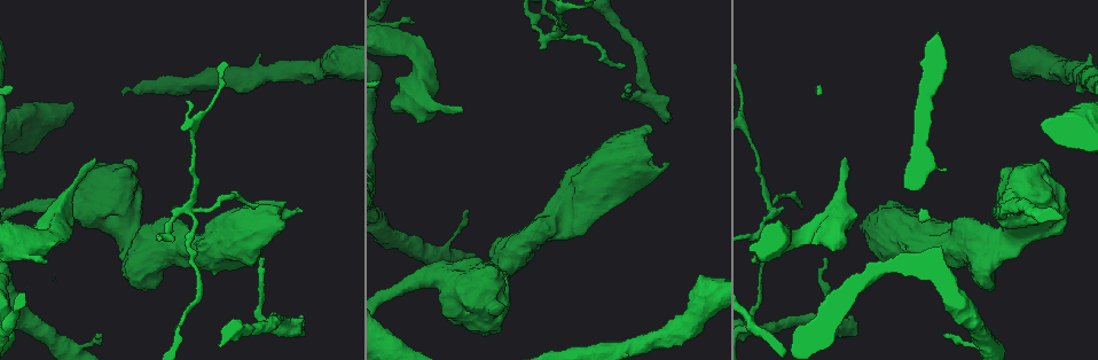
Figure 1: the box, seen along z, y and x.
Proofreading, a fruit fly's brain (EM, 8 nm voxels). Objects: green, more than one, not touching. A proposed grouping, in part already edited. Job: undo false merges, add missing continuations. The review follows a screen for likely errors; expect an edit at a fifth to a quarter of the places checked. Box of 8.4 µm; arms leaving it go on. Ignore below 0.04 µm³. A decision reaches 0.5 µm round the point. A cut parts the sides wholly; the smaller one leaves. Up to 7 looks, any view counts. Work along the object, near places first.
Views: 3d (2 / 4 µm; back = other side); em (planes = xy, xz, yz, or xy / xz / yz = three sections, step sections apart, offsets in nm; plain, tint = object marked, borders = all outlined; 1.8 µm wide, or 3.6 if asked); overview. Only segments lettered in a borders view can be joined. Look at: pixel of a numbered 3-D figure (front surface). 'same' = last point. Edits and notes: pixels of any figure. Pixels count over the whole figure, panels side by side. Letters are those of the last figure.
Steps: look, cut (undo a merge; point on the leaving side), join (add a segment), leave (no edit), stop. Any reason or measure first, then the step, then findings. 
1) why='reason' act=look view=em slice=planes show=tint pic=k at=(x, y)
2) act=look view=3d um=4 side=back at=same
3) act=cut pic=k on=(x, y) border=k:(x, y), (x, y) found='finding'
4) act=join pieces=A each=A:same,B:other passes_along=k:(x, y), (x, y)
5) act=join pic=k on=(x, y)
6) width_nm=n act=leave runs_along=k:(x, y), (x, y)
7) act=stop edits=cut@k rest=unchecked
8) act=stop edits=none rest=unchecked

why='thin end' act=look view=3d um=4 pic=1 at=(757, 261)

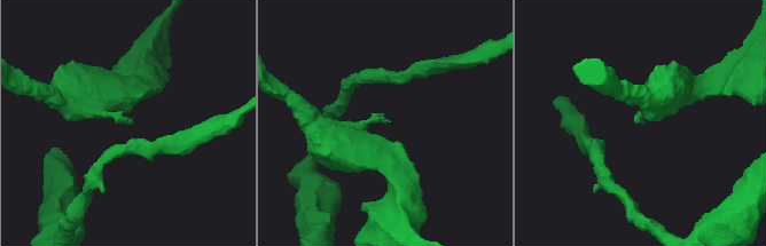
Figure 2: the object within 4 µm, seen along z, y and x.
act=look view=em slice=planes show=borders pic=2 at=(639, 121)

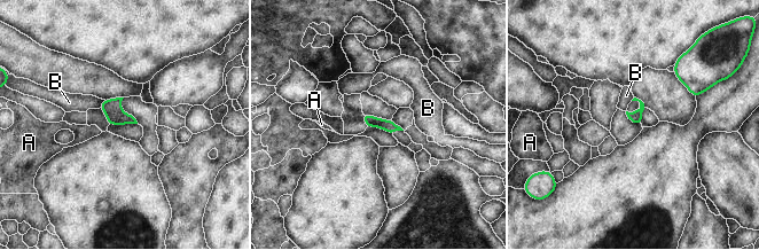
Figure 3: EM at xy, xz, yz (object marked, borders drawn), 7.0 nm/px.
longest_contact=B:80nm act=leave each=A:other,B:other border=3:(104, 100), (98, 108) found='none of them fits'

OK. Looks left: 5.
why='branch point' act=look view=em slice=planes show=plain pic=1 at=(769, 206)

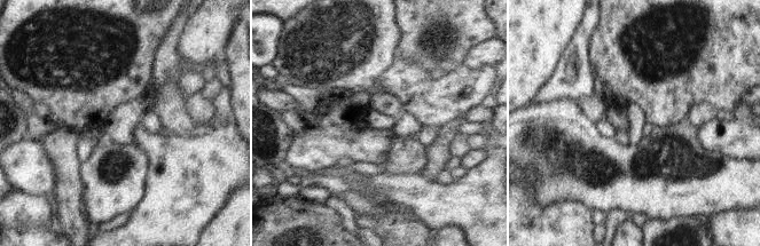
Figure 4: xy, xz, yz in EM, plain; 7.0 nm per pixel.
why='see the neighbours' act=look view=em slice=planes show=borders at=same

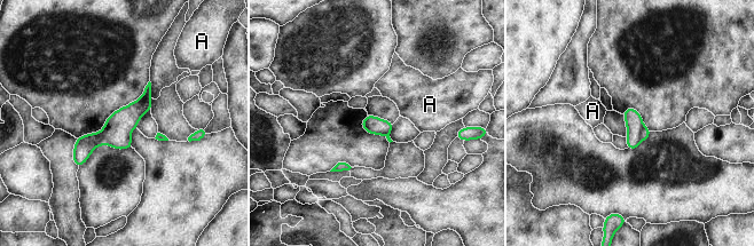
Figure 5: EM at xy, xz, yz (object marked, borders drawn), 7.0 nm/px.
act=cut pic=5 on=(645, 133) each=A:other border=5:(644, 126), (639, 140) found='two cells meet here'

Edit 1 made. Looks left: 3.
act=stop edits=cut@5 rest=unchecked

